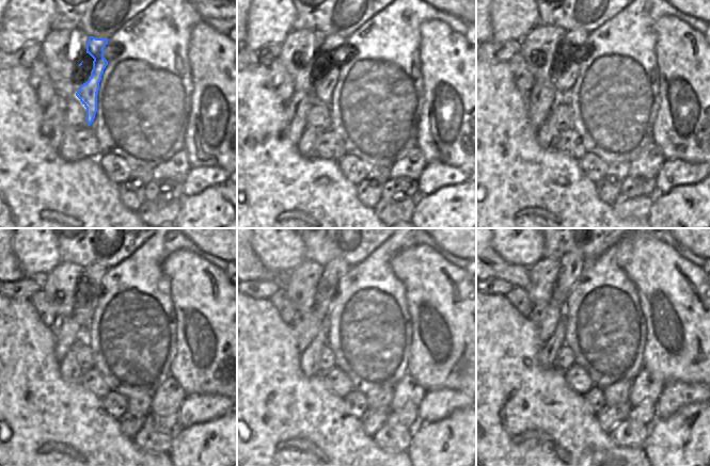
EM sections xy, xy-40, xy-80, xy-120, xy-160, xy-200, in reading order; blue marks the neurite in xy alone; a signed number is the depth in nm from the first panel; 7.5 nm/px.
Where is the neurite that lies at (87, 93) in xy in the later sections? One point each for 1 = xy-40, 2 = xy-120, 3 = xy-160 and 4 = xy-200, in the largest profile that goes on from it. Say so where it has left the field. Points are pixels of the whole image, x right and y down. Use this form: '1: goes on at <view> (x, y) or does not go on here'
1: goes on at xy-40 (334, 52)
2: goes on at xy-120 (89, 289)
3: goes on at xy-160 (335, 269)
4: goes on at xy-200 (572, 264)

